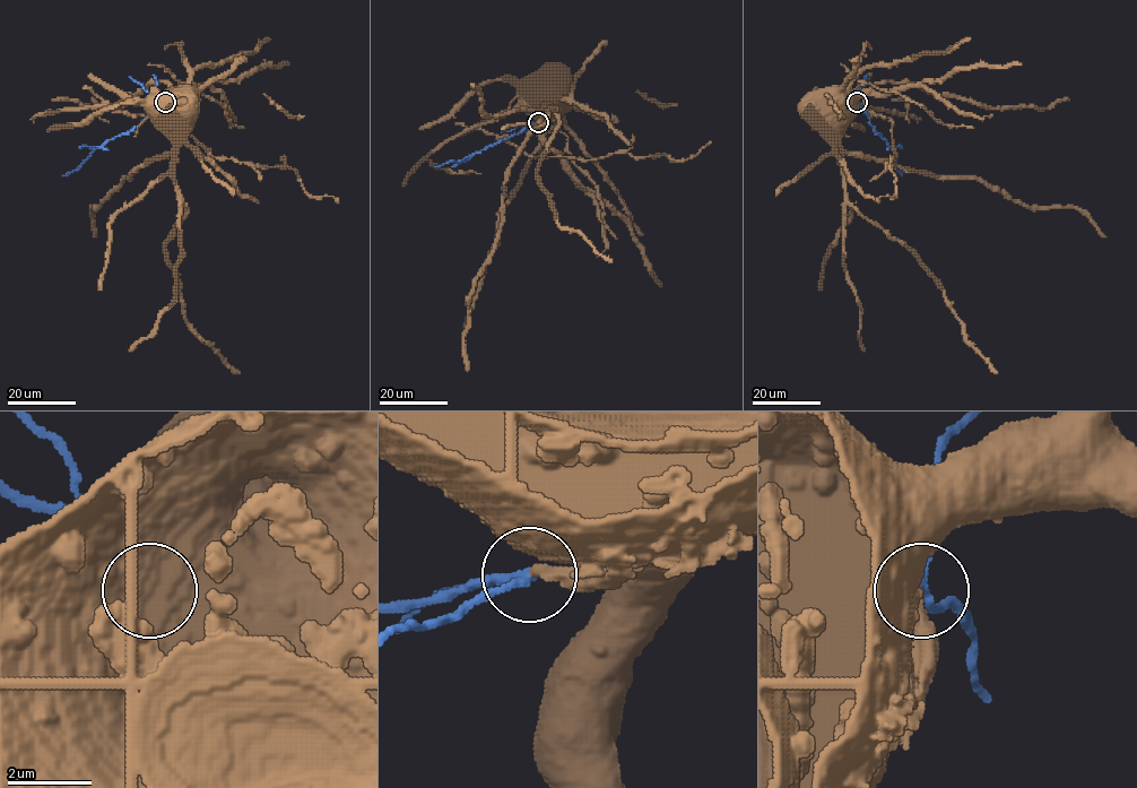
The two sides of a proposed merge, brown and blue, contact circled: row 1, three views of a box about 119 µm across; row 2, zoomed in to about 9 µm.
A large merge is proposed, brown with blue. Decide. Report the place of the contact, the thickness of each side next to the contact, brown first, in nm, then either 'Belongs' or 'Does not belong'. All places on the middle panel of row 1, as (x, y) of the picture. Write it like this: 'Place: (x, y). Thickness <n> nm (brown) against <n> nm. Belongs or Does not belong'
Place: (538, 122). Thickness 500 nm (brown) against 240 nm. Does not belong

